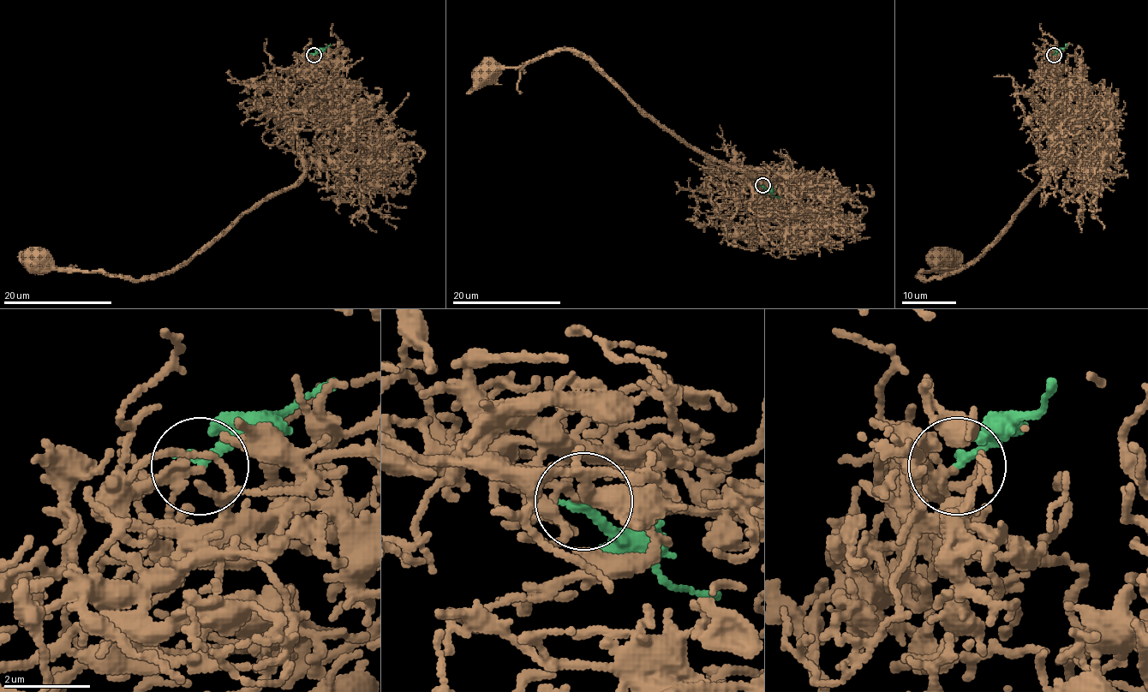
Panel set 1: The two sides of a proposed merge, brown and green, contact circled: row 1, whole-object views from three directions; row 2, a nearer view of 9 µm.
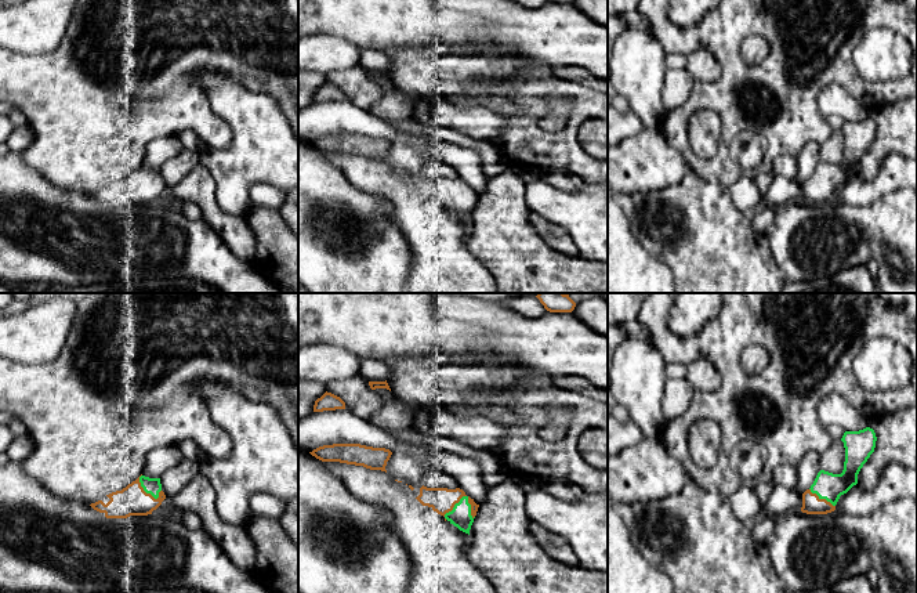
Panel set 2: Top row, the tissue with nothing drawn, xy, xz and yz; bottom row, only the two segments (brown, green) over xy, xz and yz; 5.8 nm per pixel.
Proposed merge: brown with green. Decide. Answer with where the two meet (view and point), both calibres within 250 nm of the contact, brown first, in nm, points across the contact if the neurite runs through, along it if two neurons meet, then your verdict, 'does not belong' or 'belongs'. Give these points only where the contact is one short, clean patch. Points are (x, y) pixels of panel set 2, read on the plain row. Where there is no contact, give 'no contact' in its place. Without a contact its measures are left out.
meets brown in xz at (453, 196); 150 nm thick on the brown side, 120 nm on the other; belongs

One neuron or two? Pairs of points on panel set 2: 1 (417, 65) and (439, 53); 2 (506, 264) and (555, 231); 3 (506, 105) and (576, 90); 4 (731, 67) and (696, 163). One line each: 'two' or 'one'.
1: one
2: two
3: two
4: one

